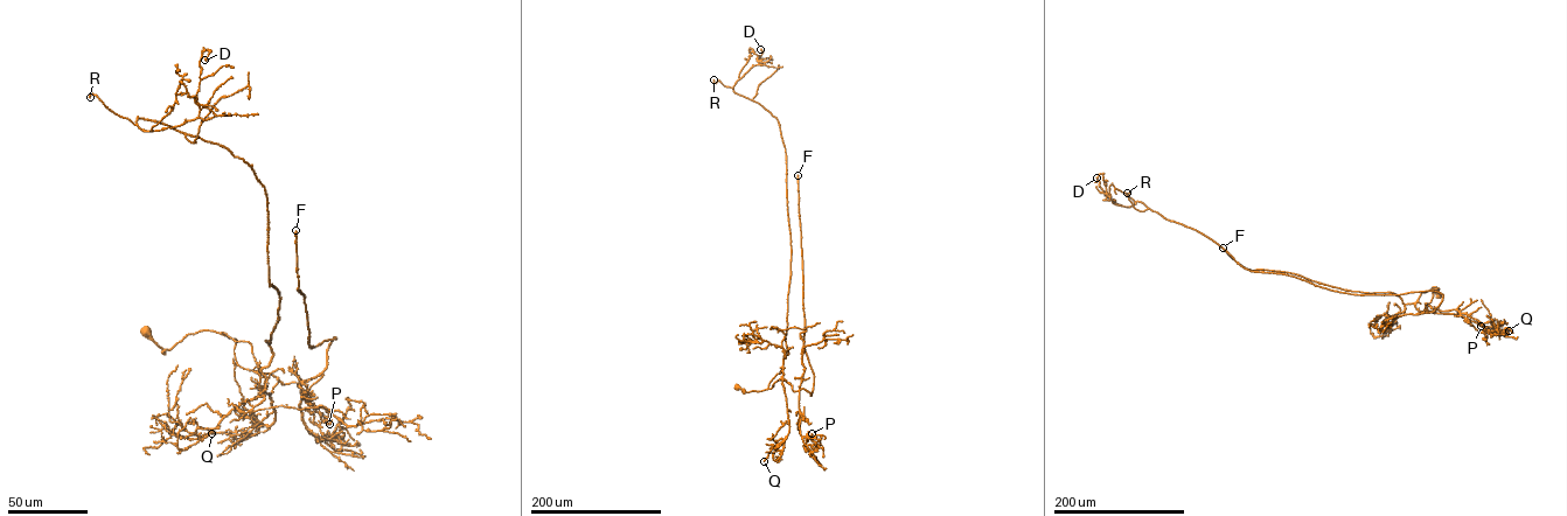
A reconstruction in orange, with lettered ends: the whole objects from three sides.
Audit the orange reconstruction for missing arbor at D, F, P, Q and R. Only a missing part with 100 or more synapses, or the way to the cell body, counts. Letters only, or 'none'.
F, R

